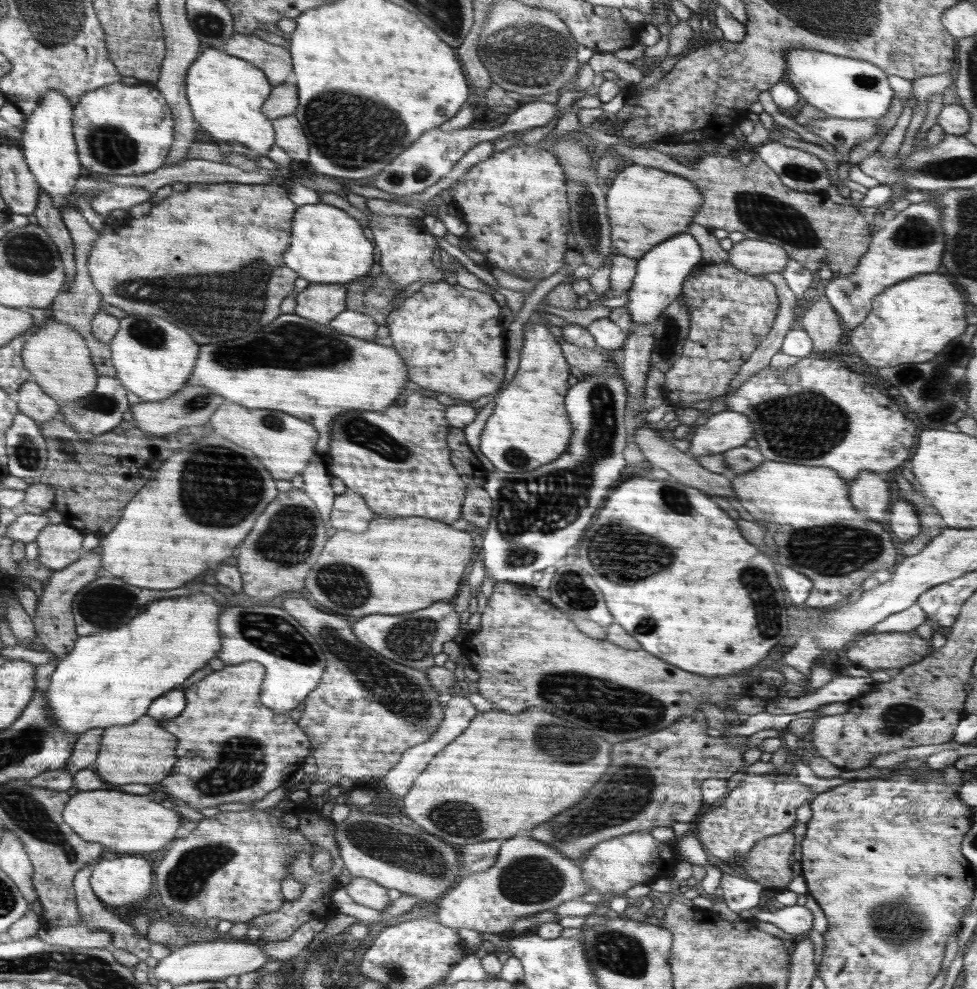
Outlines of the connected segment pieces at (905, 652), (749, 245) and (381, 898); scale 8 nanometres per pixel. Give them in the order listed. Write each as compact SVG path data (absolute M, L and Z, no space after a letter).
M916 629L910 632L869 633L848 646L847 656L864 670L903 669L933 654L932 643L926 642Z
M744 239L738 244L733 244L728 252L728 262L735 269L752 276L782 272L789 259L787 250L762 239Z
M352 878L344 881L342 887L354 902L367 908L384 911L391 902L388 889L366 878Z

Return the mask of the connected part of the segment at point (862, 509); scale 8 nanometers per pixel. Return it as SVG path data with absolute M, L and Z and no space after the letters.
M865 470L860 478L851 480L850 502L857 513L863 514L870 521L887 521L890 512L890 484L880 473Z

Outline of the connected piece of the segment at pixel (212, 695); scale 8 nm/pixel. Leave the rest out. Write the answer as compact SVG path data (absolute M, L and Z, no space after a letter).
M254 660L225 666L224 670L218 670L188 686L184 690L184 694L188 694L188 710L184 710L184 714L178 718L164 722L164 726L168 726L168 730L180 738L180 746L176 748L180 762L176 762L174 774L170 774L162 786L166 788L166 794L172 794L169 798L184 800L194 809L218 807L229 802L248 804L262 800L268 792L289 780L290 774L296 772L296 768L301 768L300 764L310 752L309 738L306 738L304 731L300 730L289 713L274 714L273 710L261 703L264 666Z

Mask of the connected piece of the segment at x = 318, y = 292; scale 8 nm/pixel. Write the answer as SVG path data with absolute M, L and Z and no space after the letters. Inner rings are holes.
M310 283L300 293L296 293L296 307L294 314L307 318L309 321L326 324L329 323L335 316L338 316L347 308L345 298L347 295L347 287L342 283L322 284Z

